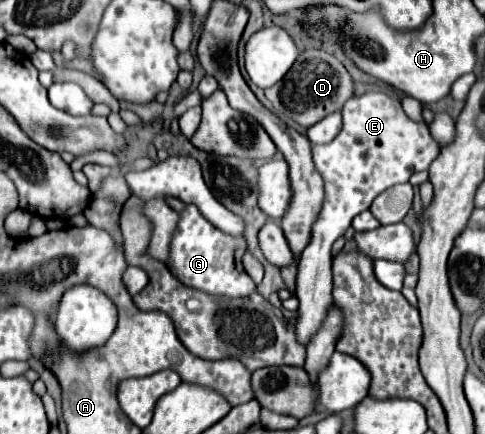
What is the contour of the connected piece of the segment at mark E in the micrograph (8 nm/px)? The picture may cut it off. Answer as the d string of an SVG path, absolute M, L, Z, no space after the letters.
M367 91L361 97L353 97L345 103L343 129L327 145L313 145L313 161L317 171L325 181L325 203L313 225L311 243L301 255L297 273L297 293L299 317L297 317L297 337L303 345L309 345L313 333L321 327L329 305L333 305L331 289L331 245L337 237L345 235L353 217L369 209L371 201L385 189L407 183L415 171L429 169L431 161L439 155L441 147L429 133L427 123L411 121L401 103L381 91Z

